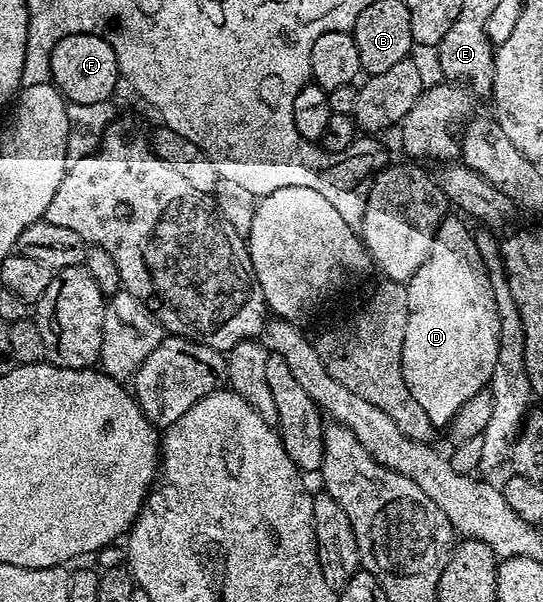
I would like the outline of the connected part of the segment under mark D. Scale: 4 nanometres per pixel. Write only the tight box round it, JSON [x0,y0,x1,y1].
[403,217,500,429]

